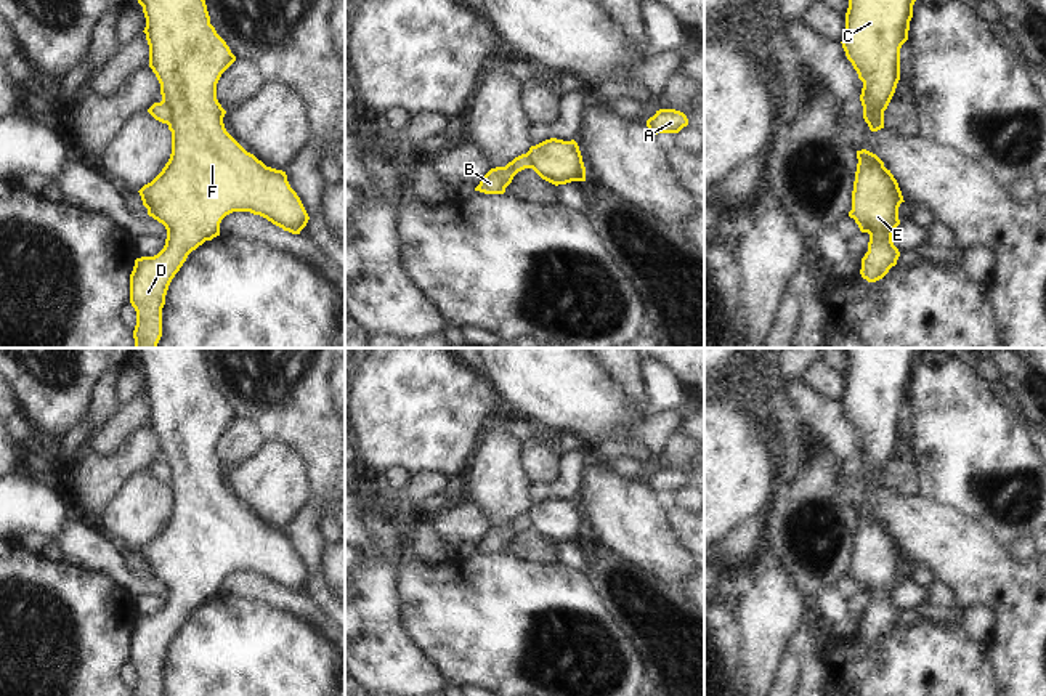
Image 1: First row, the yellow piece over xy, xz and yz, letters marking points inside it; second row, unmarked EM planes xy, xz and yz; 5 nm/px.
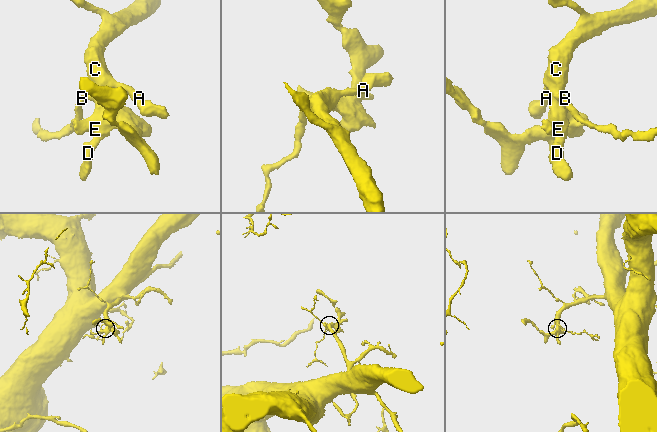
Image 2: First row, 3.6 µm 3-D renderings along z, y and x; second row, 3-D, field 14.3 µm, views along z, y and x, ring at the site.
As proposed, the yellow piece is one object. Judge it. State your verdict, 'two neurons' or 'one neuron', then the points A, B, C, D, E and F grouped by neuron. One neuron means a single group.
two neurons; A C D E F / B

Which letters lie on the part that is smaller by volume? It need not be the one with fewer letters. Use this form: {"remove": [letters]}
{"remove": ["B"]}

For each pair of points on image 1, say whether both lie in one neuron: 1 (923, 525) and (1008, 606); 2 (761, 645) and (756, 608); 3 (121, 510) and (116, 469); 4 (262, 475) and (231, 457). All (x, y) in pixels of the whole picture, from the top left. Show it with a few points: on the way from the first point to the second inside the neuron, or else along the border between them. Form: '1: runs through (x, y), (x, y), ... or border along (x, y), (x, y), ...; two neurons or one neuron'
1: runs through (944, 546), (987, 589); one neuron
2: runs through (761, 635), (761, 618); one neuron
3: border along (146, 469), (135, 470), (98, 513); two neurons
4: border along (265, 443), (227, 472); two neurons

